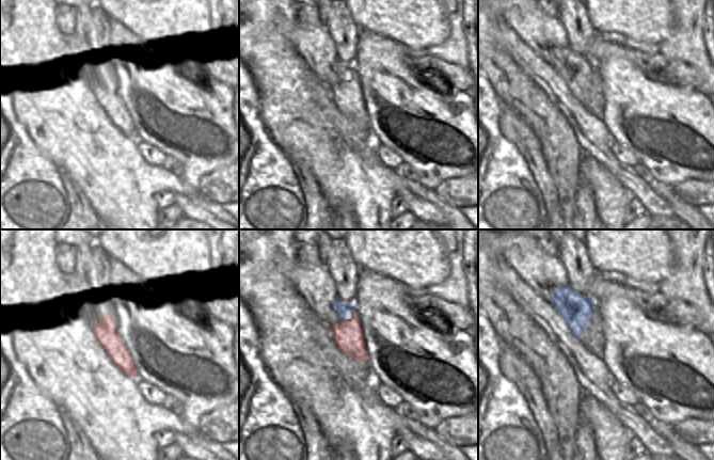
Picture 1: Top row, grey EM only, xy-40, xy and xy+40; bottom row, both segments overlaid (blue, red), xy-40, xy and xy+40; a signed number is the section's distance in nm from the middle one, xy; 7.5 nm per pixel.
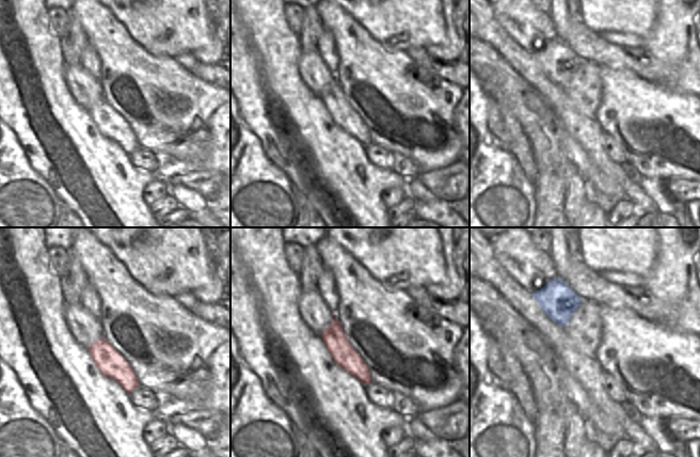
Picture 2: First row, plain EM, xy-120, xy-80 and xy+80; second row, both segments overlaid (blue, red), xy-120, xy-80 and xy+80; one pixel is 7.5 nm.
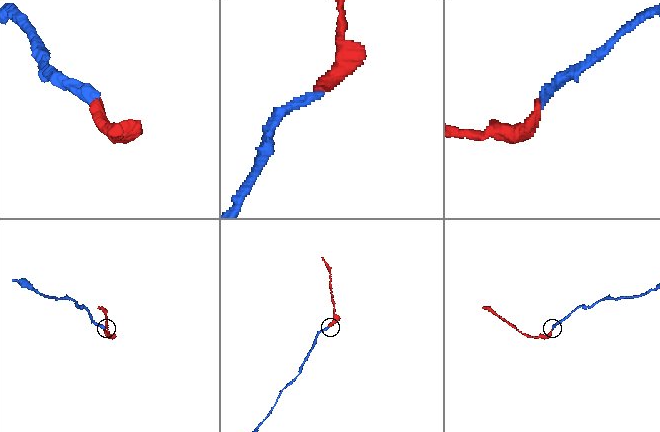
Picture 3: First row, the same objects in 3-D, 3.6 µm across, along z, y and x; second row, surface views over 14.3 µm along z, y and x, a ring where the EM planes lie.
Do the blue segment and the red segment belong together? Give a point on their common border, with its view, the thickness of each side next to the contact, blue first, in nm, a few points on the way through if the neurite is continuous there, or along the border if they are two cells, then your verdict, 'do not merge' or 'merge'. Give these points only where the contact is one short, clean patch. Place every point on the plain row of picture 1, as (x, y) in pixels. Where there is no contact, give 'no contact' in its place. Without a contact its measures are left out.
meets blue in xy at (347, 78); 110 nm thick on the blue side, 220 nm on the other; runs through xy (344, 70), (347, 78), (347, 94); merge

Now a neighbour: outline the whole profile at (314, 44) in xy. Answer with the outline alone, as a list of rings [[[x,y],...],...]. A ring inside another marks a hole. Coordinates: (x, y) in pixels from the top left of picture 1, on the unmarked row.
[[[297,25],[289,38],[308,69],[328,89],[340,82],[340,77],[332,70],[336,60],[336,49],[326,25],[318,27]]]

